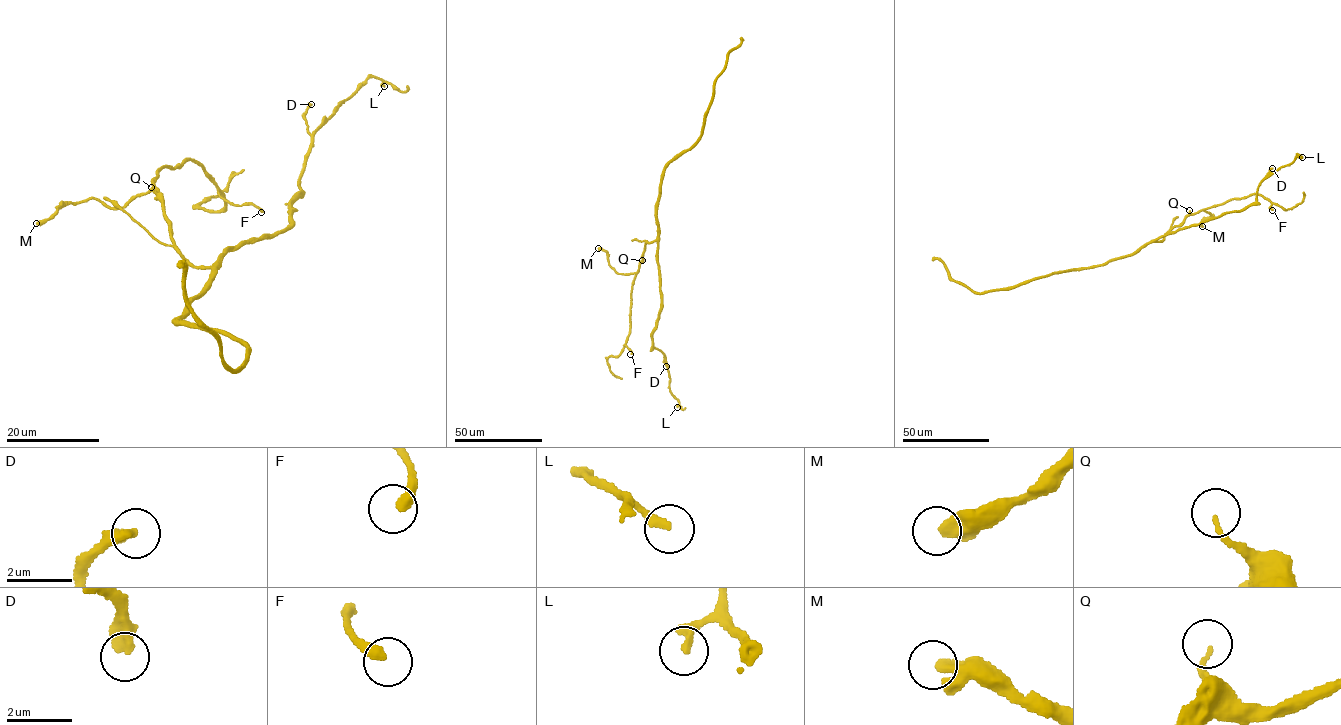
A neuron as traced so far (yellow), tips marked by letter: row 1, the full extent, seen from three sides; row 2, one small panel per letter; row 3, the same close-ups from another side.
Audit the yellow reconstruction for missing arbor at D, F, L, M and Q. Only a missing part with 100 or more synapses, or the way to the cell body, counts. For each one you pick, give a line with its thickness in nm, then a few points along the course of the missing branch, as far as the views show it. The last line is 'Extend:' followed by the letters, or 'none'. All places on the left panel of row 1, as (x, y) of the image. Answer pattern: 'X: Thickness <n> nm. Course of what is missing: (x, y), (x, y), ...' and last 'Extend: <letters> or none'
Extend: none

